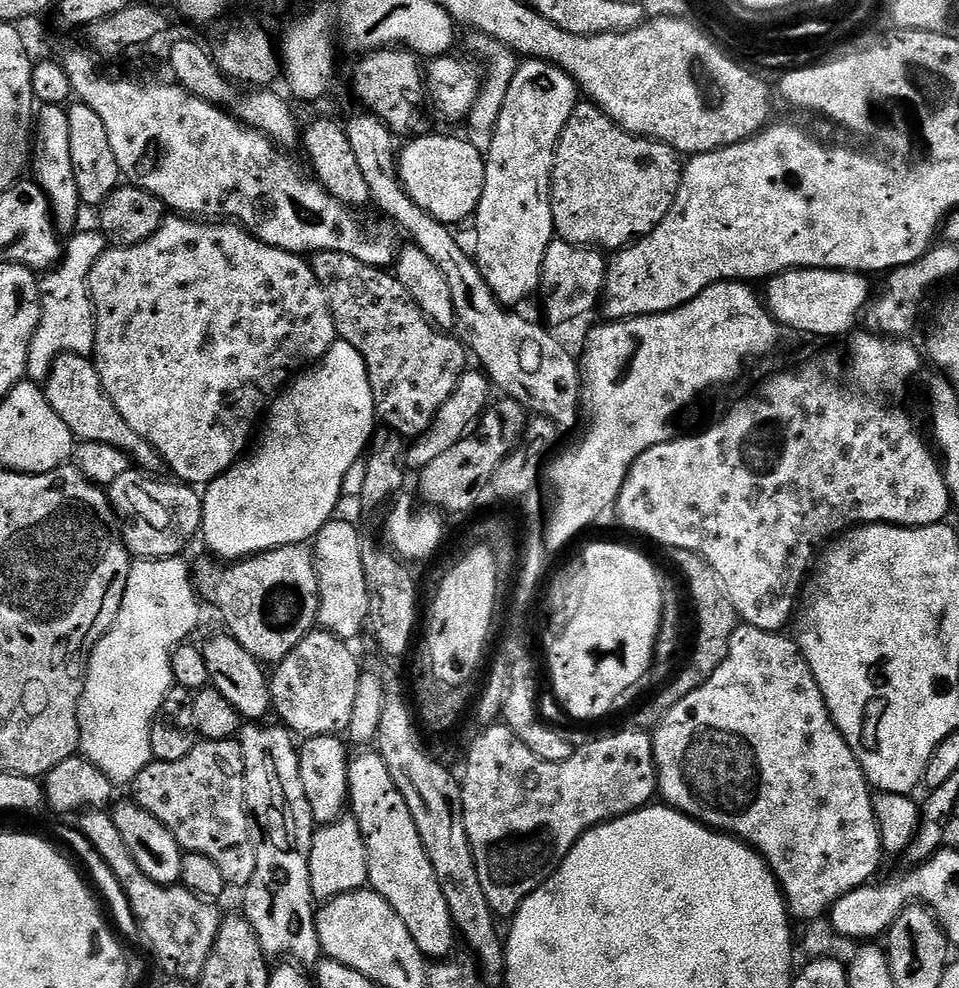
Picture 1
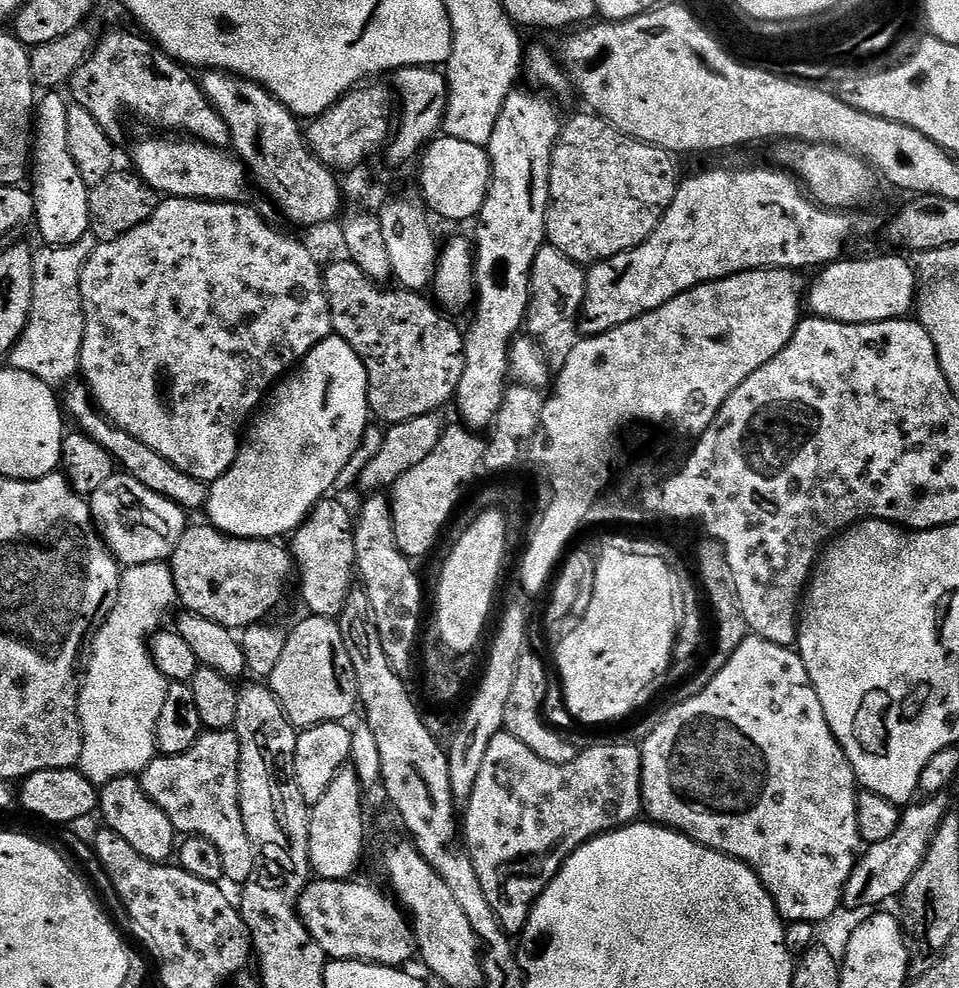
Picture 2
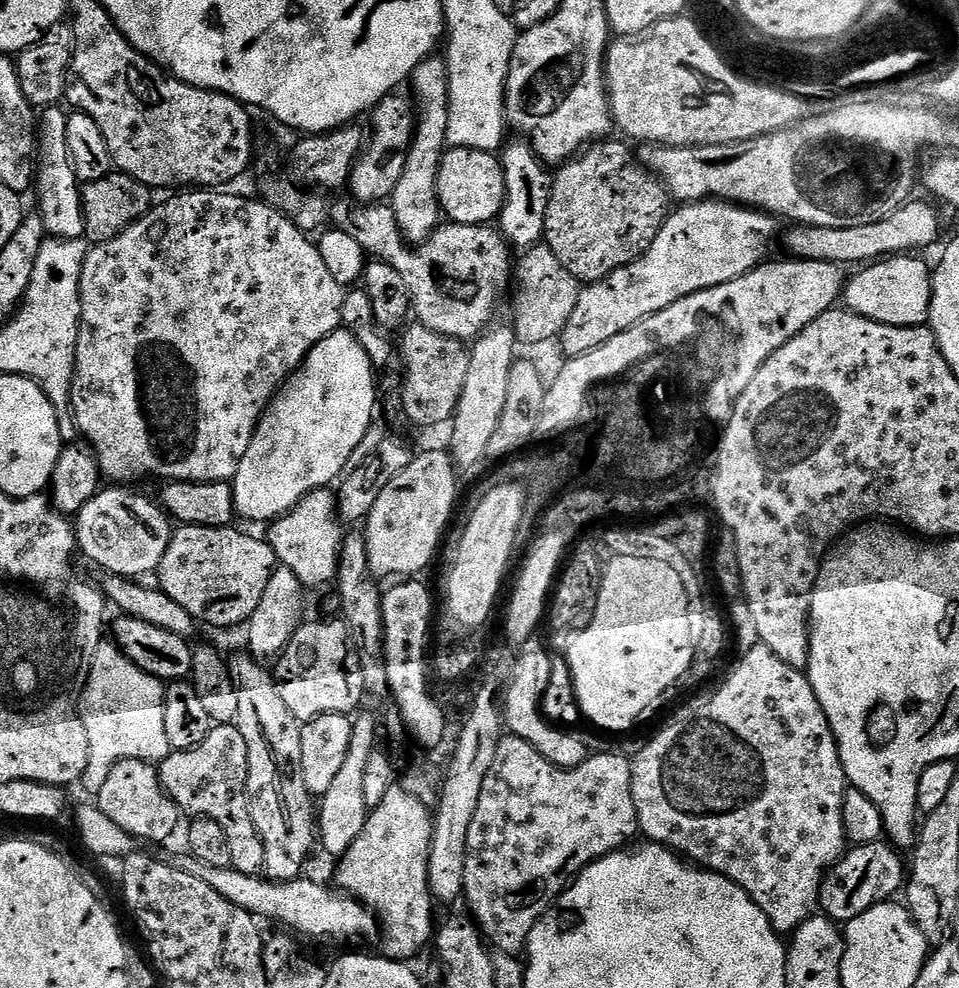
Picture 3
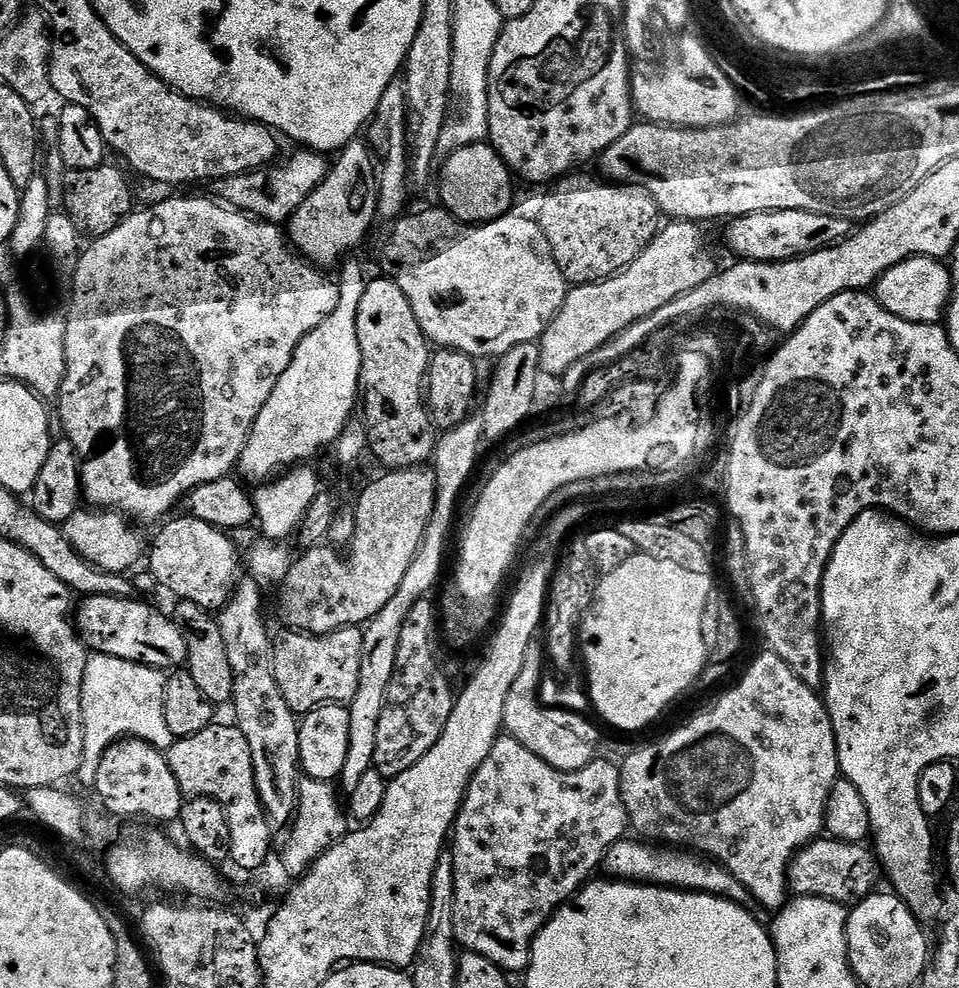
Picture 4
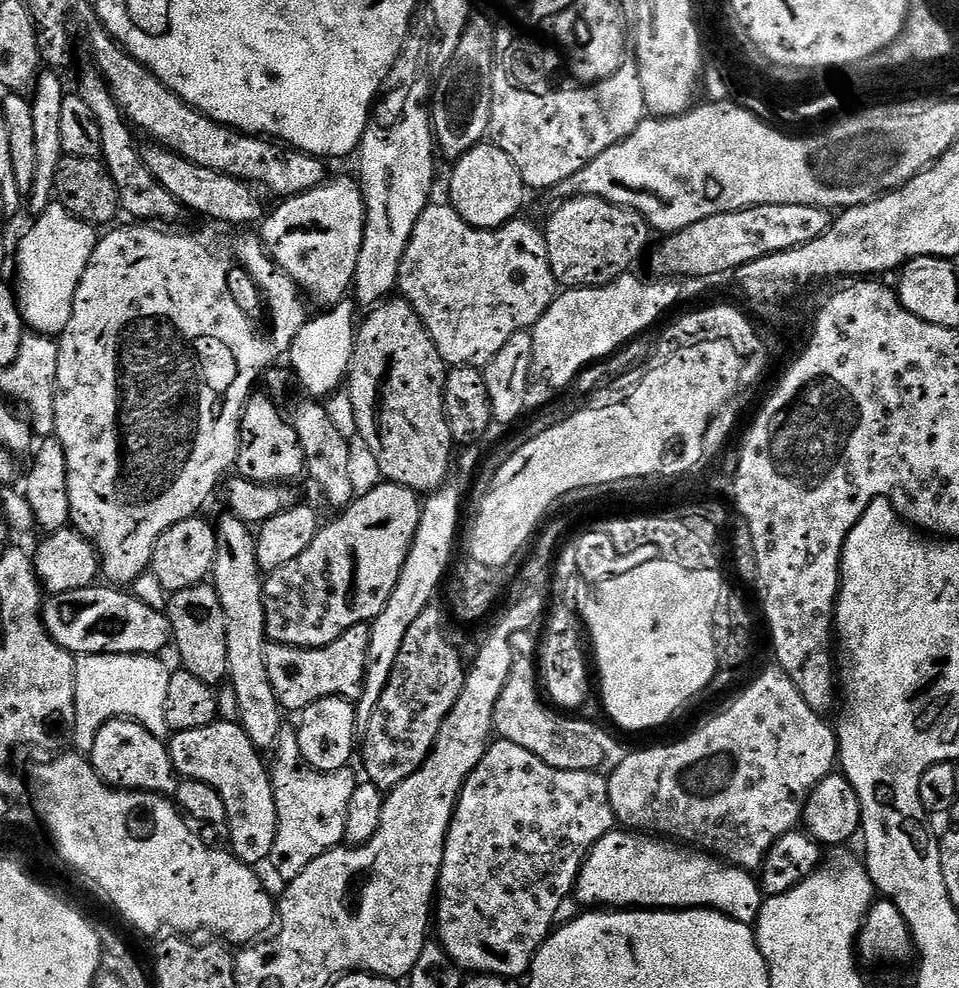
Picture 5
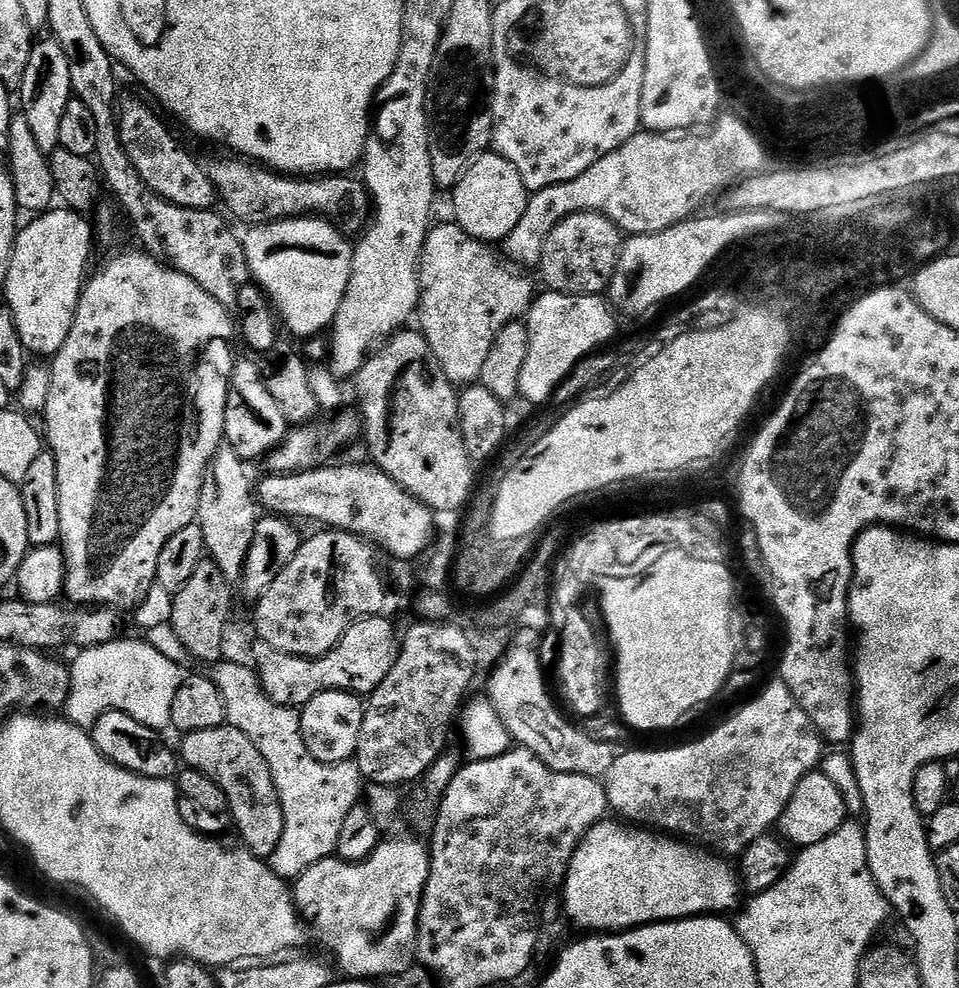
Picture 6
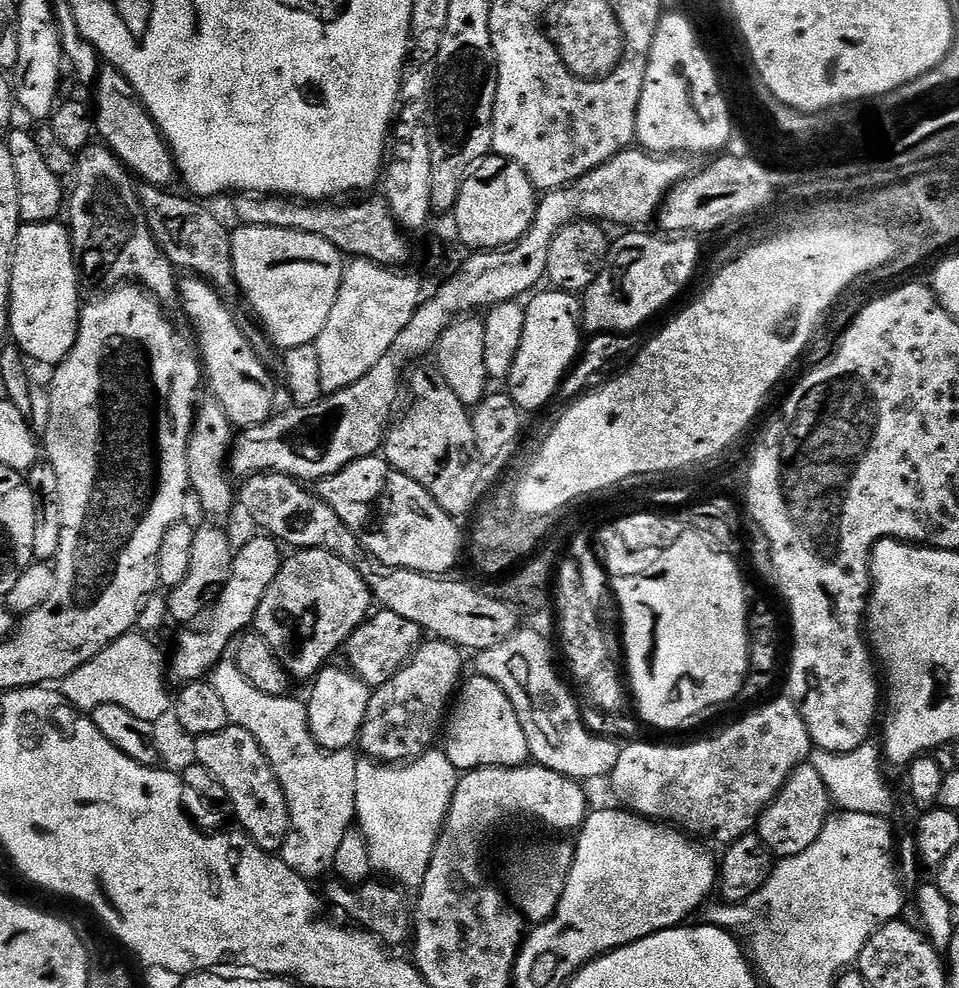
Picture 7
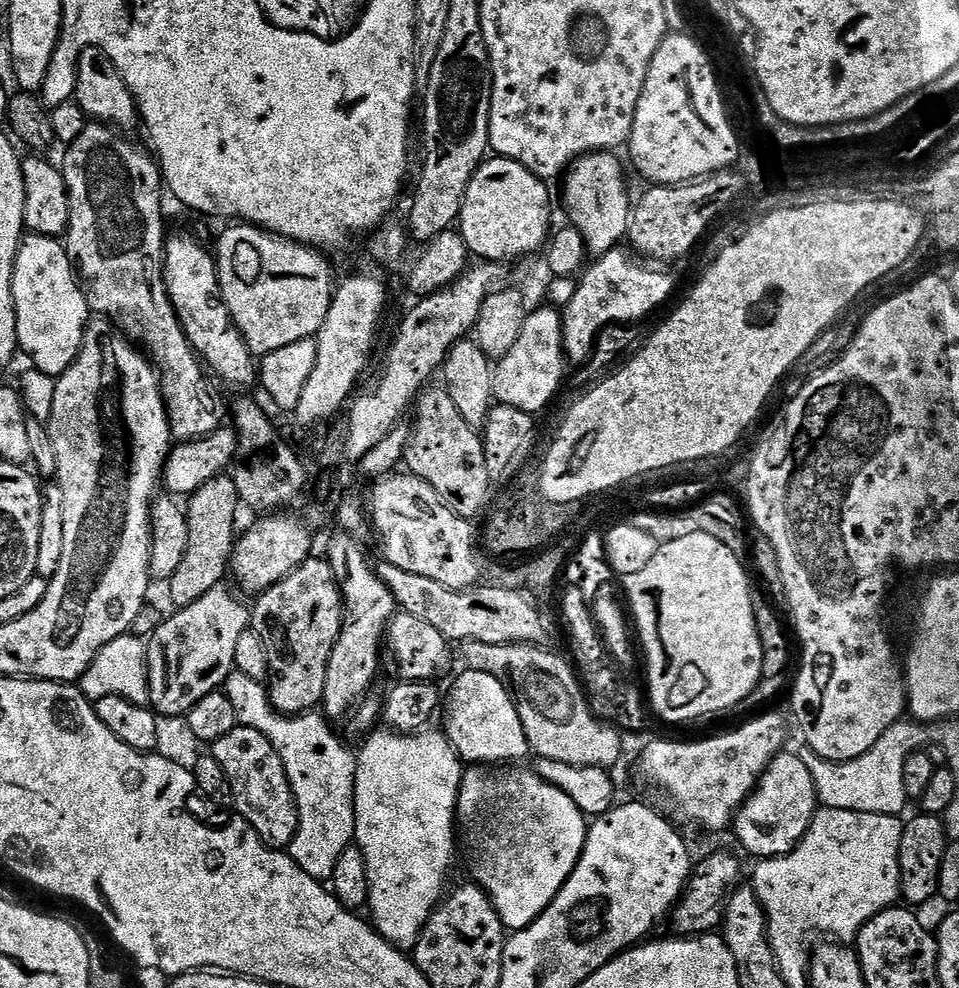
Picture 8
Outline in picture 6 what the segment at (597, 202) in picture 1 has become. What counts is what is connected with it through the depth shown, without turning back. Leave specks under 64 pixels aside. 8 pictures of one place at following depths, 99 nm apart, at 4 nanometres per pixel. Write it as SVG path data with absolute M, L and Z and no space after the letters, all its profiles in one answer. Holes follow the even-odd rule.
M575 212L560 220L542 246L538 273L550 292L571 296L598 296L607 293L618 266L622 233L618 225L602 212Z

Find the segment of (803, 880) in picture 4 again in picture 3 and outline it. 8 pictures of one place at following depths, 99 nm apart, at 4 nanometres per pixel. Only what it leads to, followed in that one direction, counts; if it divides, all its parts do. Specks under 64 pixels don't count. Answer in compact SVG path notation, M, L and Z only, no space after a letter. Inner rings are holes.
M877 842L875 844L857 844L855 846L849 847L847 851L845 851L844 855L841 856L840 859L837 860L836 863L833 864L832 867L824 873L824 880L820 883L820 896L818 899L819 911L833 922L847 922L849 920L853 920L854 918L858 918L858 914L866 914L866 910L870 910L874 906L891 901L893 897L895 897L892 895L894 895L896 891L897 895L897 893L899 893L906 884L906 864L905 861L904 864L902 861L900 861L899 855L901 856L901 853L897 851L897 849L893 847L891 843L888 842Z

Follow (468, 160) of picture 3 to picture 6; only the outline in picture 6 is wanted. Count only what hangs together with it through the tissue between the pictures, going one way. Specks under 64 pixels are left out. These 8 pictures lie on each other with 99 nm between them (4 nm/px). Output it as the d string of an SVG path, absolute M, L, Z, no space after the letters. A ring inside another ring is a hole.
M488 150L476 157L472 165L464 169L464 177L450 192L454 198L459 224L466 234L485 242L503 242L507 240L510 230L518 226L522 214L526 214L528 188L522 182L522 174L506 158Z

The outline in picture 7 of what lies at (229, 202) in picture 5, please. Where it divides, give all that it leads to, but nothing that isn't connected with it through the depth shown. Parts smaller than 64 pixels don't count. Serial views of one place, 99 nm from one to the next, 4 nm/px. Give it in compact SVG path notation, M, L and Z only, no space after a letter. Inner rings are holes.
M114 66L101 67L94 85L94 128L103 143L110 149L133 177L144 179L145 185L167 189L172 179L177 179L176 160L172 149L160 133L160 127L152 121L148 107L140 101L140 95L130 82Z

